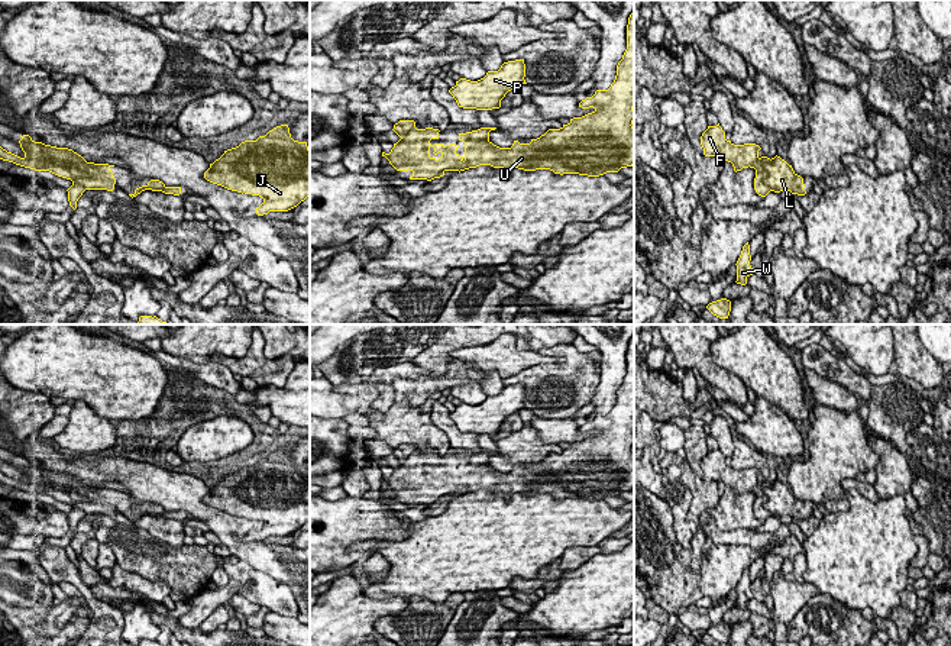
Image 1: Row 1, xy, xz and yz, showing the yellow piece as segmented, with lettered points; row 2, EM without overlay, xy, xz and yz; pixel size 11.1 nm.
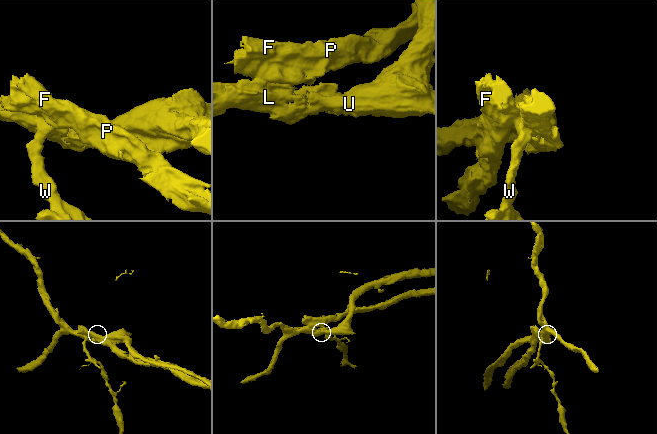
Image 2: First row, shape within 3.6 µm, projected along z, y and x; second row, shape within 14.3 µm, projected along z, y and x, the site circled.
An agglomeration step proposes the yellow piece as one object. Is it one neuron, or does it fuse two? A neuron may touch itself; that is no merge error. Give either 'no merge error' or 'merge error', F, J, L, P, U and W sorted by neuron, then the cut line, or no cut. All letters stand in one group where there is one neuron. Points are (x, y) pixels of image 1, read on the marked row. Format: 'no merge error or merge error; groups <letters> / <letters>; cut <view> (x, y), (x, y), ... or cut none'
merge error; groups F P W / J L U; cut yz (757, 158), (767, 174), (763, 181), (773, 190)

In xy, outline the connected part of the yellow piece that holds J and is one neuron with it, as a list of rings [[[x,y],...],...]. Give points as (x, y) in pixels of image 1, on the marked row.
[[[288,125],[269,130],[256,140],[245,140],[210,164],[204,178],[227,190],[259,196],[263,203],[256,207],[256,214],[269,211],[288,211],[310,197],[310,149],[307,142],[291,138]]]

